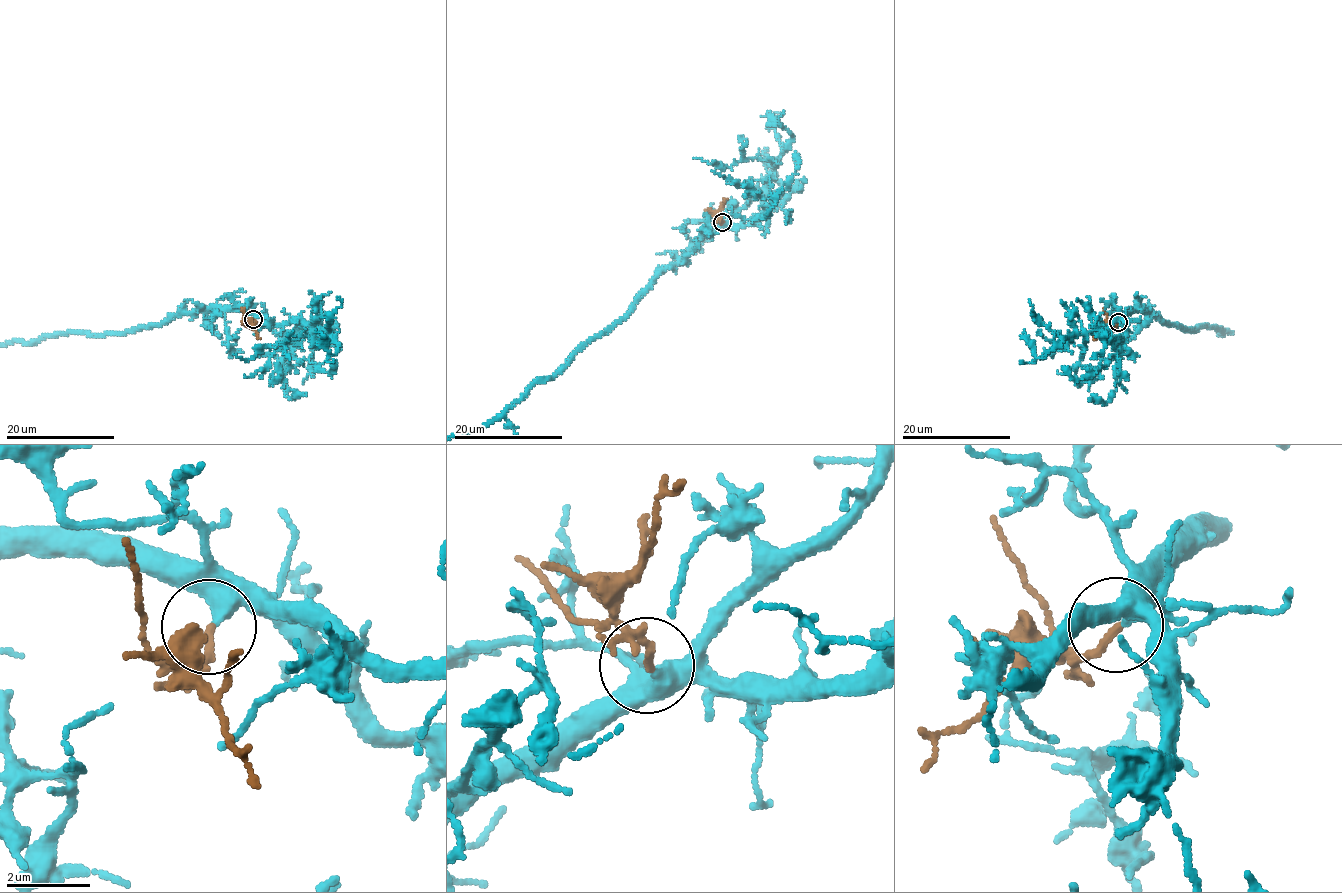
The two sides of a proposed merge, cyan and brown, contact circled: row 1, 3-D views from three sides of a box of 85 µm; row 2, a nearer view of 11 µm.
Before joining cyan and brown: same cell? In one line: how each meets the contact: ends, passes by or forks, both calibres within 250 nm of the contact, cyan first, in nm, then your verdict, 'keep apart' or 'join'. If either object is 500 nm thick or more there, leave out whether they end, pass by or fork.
cyan ends; brown ends; calibres 440 and 180 nm; join

